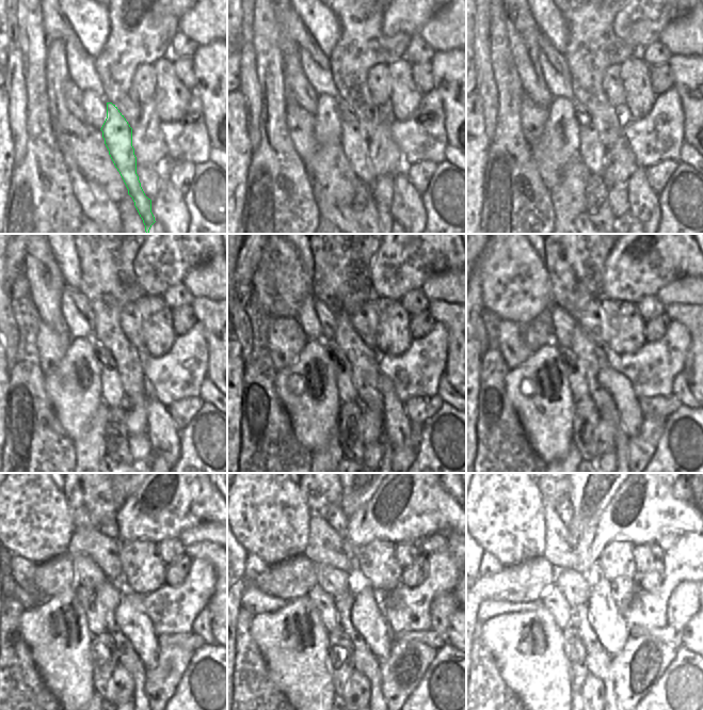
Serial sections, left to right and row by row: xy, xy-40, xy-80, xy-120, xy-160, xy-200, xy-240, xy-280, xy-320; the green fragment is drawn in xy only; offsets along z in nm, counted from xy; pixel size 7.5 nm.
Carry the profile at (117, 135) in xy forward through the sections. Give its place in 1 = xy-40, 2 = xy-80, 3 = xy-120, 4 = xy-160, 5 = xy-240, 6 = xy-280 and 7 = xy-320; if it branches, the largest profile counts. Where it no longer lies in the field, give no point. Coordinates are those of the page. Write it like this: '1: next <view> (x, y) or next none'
1: next xy-40 (355, 146)
2: next xy-80 (592, 152)
3: next xy-120 (111, 391)
4: next xy-160 (347, 391)
5: next xy-240 (94, 611)
6: next xy-280 (325, 604)
7: next xy-320 (552, 598)

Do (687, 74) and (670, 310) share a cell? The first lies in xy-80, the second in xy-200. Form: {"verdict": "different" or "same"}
{"verdict": "same"}

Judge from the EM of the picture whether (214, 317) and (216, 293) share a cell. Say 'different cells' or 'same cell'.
different cells

